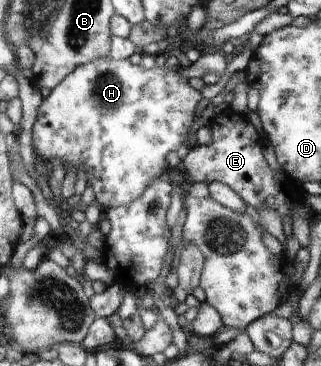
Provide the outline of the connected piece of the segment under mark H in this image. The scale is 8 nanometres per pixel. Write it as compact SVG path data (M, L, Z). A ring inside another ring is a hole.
M110 57L79 66L42 100L32 125L30 143L37 157L47 163L50 159L60 160L66 172L83 167L88 184L93 189L94 202L106 209L127 206L143 197L156 177L166 169L166 155L170 151L180 152L180 145L188 139L188 129L194 121L194 109L202 99L184 77L180 81L176 70L167 68L166 77L162 67L154 66L154 69L146 70L129 59L116 61Z

